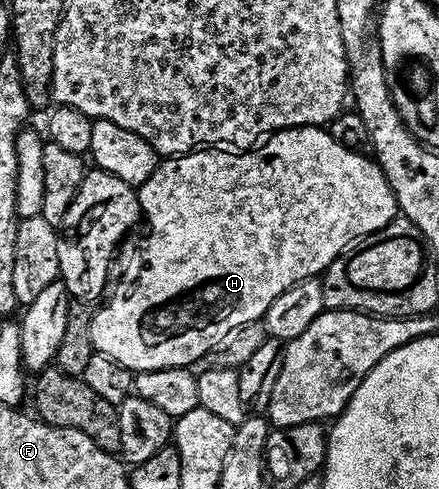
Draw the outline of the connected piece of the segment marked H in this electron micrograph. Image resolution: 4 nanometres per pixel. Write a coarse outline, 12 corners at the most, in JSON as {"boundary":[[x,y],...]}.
{"boundary":[[293,126],[168,156],[144,267],[92,315],[191,367],[397,217],[367,153]]}

